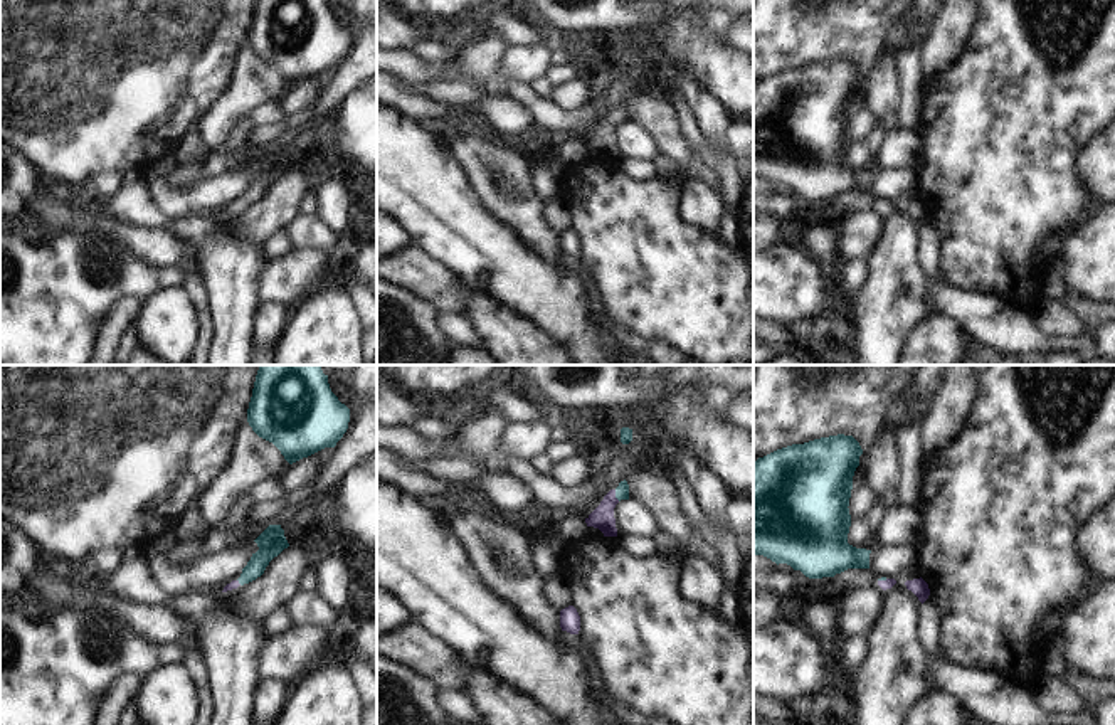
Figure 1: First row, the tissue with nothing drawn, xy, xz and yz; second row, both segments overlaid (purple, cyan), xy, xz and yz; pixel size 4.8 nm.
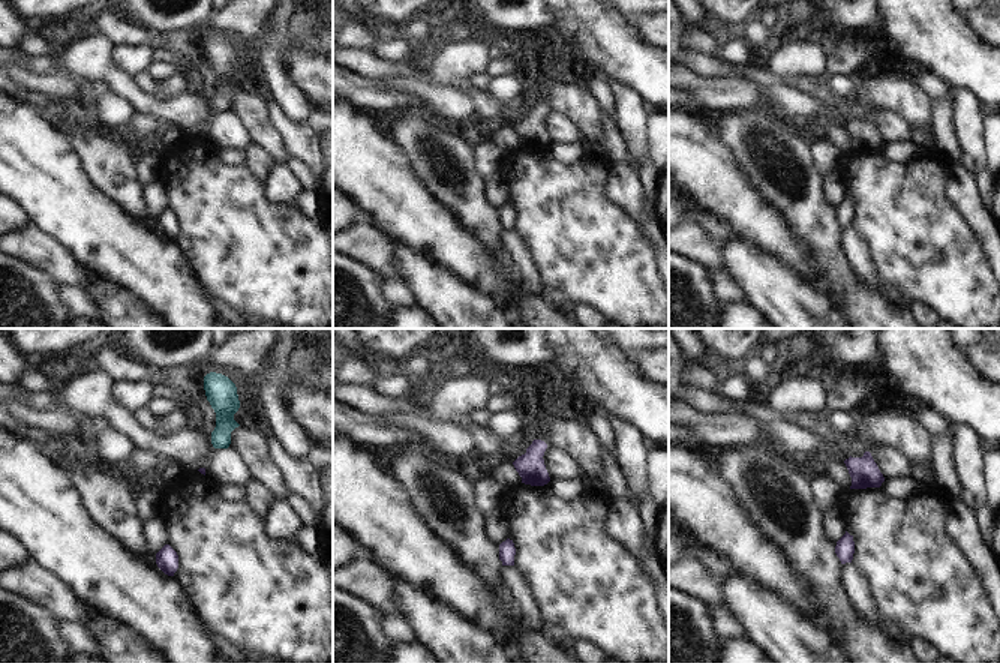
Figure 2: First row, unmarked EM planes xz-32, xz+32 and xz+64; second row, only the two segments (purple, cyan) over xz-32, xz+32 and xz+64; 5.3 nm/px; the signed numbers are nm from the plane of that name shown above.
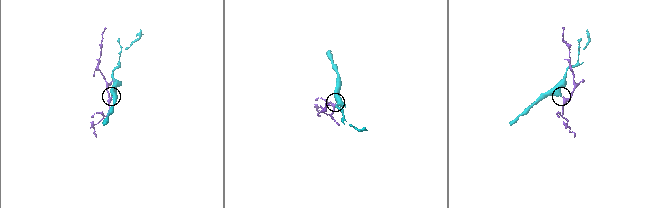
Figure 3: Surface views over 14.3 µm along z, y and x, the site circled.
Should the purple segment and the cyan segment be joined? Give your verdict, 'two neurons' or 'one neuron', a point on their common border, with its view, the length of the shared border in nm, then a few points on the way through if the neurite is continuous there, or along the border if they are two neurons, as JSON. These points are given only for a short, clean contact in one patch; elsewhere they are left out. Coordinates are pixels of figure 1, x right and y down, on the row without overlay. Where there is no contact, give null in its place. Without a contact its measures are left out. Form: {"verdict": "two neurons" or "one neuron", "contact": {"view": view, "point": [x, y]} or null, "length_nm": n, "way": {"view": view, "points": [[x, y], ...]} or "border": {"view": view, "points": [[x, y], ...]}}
{"verdict": "one neuron", "contact": {"view": "xz", "point": [614, 118]}, "length_nm": 60, "way": {"view": "xz", "points": [[602, 140], [614, 118], [623, 113]]}}

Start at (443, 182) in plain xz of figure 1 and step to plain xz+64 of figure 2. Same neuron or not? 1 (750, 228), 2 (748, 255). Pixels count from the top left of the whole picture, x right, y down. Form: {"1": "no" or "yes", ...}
{"1": "yes", "2": "no"}

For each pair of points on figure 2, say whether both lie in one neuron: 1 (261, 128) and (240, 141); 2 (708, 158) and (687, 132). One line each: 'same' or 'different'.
1: different
2: same

